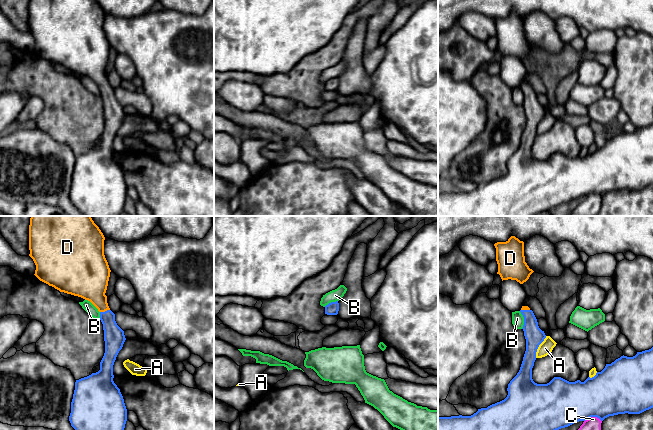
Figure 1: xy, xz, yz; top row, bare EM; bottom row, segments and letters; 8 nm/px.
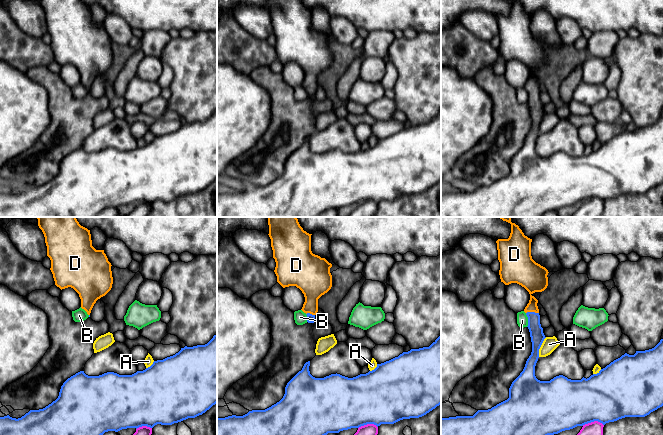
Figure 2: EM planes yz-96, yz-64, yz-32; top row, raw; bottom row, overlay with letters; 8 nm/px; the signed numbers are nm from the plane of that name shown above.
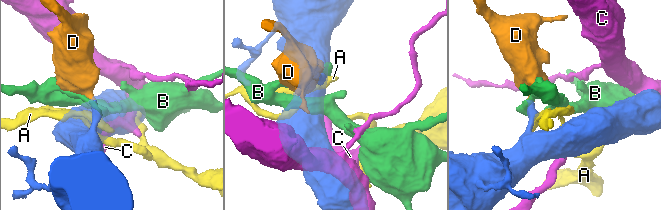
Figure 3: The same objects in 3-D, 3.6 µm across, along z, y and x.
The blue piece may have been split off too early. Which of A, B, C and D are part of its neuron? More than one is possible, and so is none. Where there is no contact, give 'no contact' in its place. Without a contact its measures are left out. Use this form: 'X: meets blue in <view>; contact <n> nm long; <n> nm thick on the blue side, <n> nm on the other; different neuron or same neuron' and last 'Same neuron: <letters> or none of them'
A: meets blue in yz; contact 200 nm long; 150 nm thick on the blue side, 110 nm on the other; different neuron
B: meets blue in yz; contact 150 nm long; 150 nm thick on the blue side, 100 nm on the other; different neuron
C: meets blue in yz; contact 140 nm long; 380 nm thick on the blue side, 180 nm on the other; different neuron
D: meets blue in xy; contact 80 nm long; 170 nm thick on the blue side, 260 nm on the other; same neuron
Same neuron: D

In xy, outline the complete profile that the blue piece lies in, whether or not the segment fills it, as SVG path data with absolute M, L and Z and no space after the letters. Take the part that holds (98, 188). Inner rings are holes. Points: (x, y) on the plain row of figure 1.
M30 0L29 32L33 35L35 52L42 58L60 68L81 73L90 77L100 88L103 100L105 129L96 149L76 156L69 197L71 202L84 216L119 216L124 210L127 197L127 185L120 165L114 159L113 141L126 116L124 107L117 101L115 90L110 86L105 71L110 53L110 44L104 31L105 13L96 0Z

